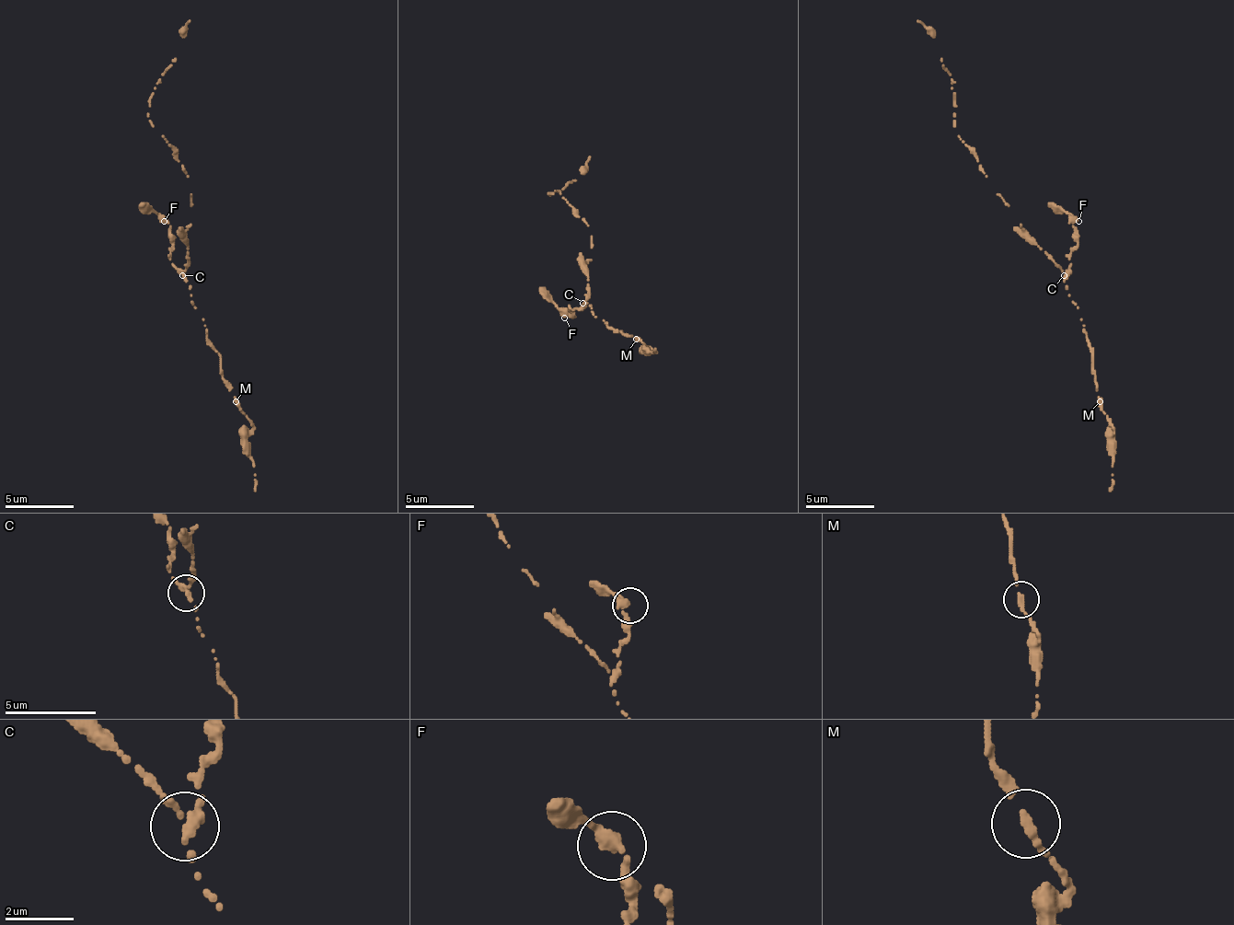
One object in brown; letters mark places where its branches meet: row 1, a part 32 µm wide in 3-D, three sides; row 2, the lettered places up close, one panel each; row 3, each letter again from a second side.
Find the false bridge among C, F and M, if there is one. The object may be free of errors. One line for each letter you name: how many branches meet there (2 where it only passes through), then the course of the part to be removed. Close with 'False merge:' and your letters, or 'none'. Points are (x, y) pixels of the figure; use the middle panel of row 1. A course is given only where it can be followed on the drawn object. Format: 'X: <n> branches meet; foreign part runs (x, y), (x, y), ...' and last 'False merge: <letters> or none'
C: 2 branches meet; foreign part runs (582, 304), (589, 294), (592, 235), (561, 197), (547, 193), (561, 190), (575, 179), (589, 156)
False merge: C

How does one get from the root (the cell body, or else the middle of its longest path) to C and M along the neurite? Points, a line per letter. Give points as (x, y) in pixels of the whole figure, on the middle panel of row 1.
C: (585, 276), (589, 280), (589, 297), (582, 304)
M: (585, 276), (589, 280), (585, 304), (592, 307), (592, 314), (609, 328), (637, 339)

